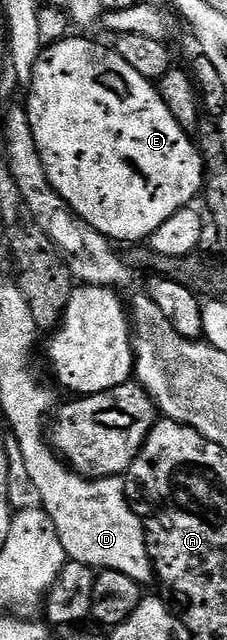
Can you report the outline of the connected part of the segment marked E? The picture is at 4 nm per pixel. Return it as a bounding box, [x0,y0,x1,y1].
[27,36,205,244]

